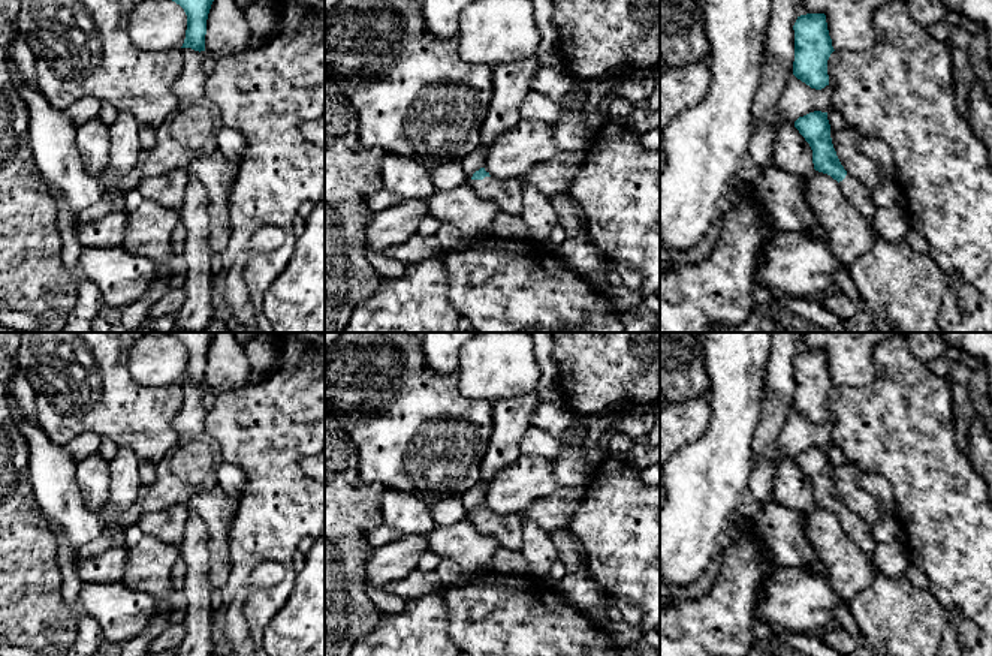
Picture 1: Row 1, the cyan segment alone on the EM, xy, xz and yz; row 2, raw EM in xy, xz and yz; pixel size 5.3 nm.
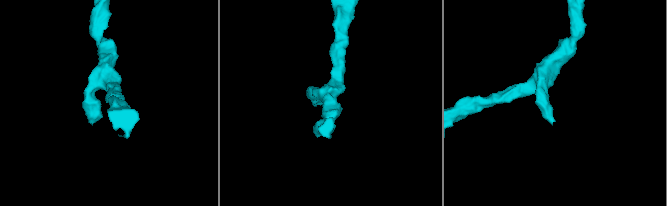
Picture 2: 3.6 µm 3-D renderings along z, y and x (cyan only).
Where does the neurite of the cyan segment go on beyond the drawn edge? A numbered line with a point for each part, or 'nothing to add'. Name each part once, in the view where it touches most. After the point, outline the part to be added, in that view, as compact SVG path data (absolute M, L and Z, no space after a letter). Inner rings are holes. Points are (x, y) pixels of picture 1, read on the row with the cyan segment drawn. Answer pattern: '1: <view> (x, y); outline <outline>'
1: xz (507, 193); outline M485 177L483 180L471 180L470 186L476 195L486 201L494 201L500 211L521 216L524 204L524 181L518 178Z

